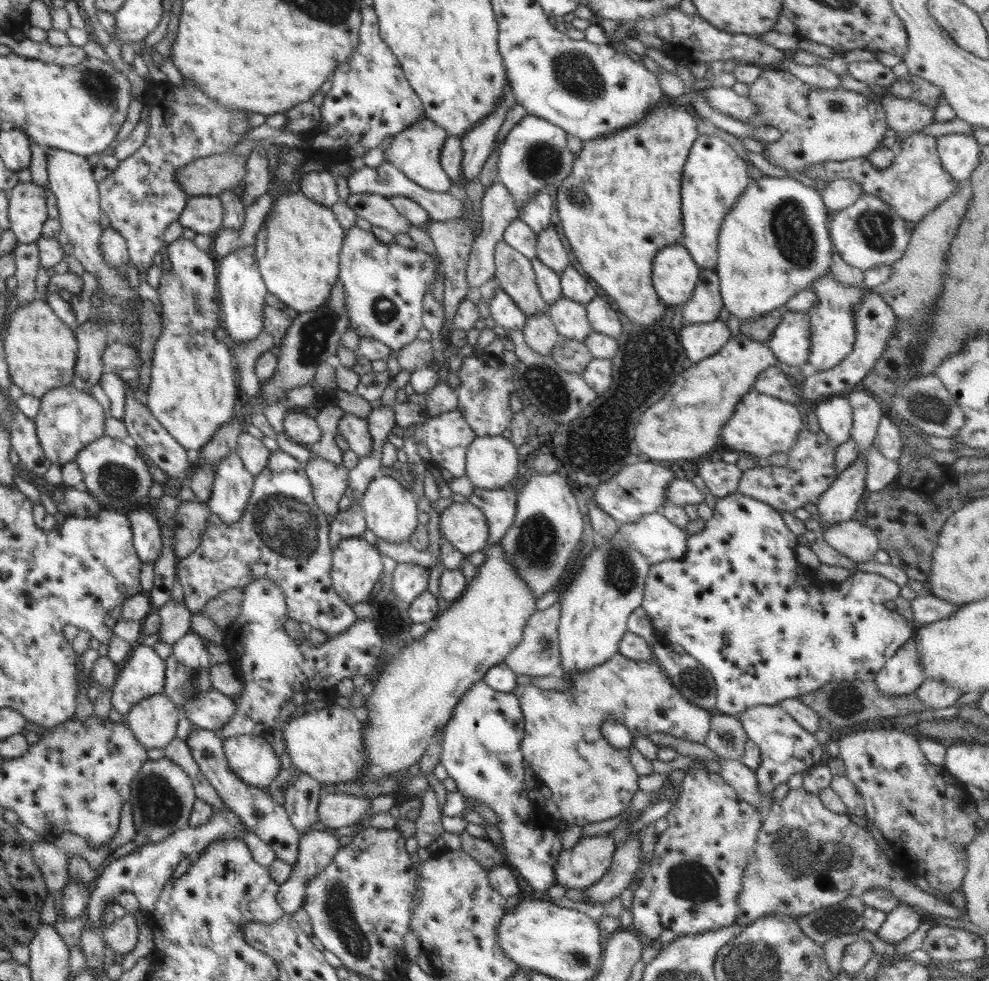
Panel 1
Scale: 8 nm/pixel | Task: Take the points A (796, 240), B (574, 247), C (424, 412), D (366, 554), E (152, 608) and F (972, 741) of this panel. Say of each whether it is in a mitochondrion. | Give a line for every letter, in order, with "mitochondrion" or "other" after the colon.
A: mitochondrion
B: other
C: other
D: other
E: other
F: other

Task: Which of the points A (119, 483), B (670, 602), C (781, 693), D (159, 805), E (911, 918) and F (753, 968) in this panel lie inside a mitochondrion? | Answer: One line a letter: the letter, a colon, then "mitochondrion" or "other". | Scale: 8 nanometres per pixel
A: mitochondrion
B: other
C: other
D: mitochondrion
E: other
F: mitochondrion

